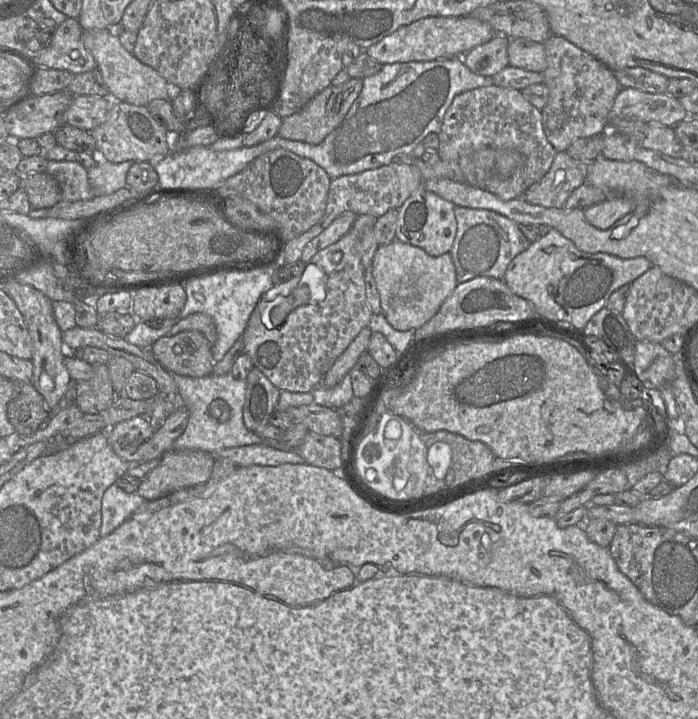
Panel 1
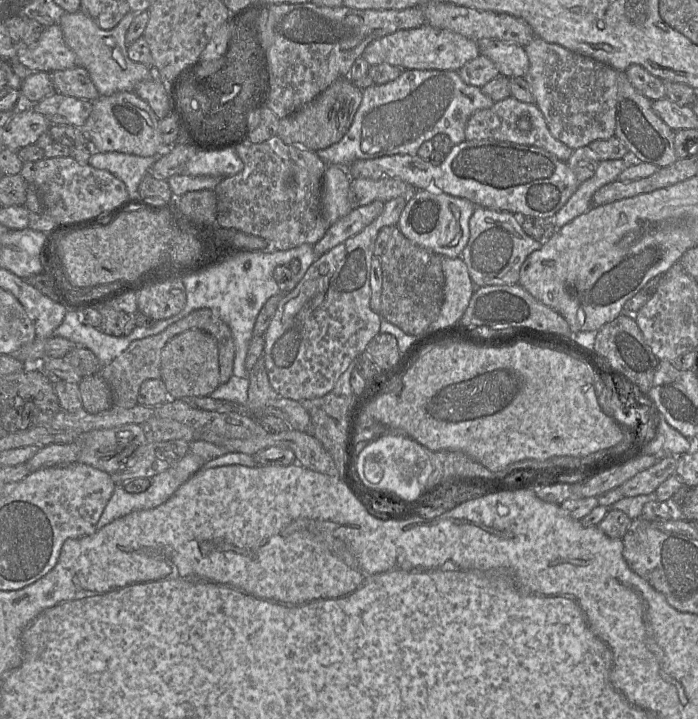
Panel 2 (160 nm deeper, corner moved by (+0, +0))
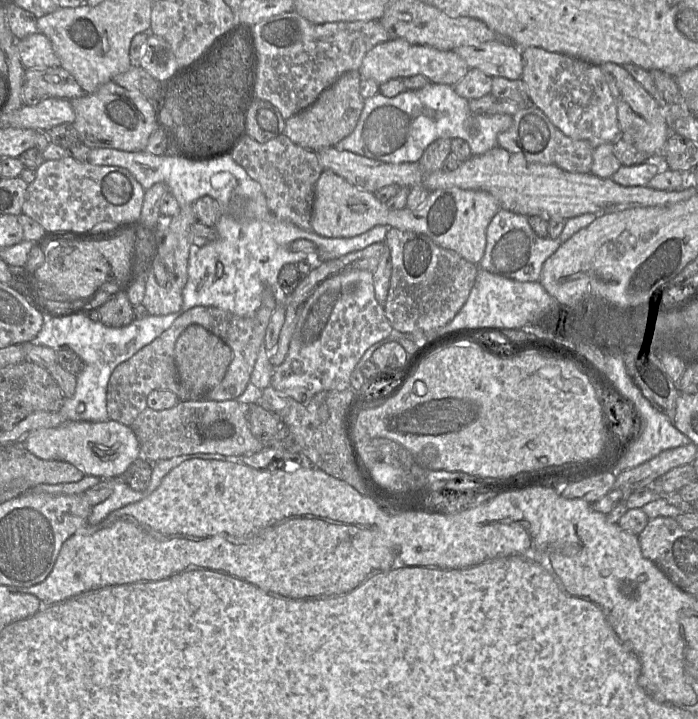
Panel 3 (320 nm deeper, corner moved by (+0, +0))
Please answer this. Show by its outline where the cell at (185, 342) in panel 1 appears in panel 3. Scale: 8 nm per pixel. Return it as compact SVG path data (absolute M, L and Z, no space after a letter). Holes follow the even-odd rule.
M198 324L189 325L175 343L175 364L181 384L188 391L190 400L204 399L210 390L218 386L232 359L231 348Z

